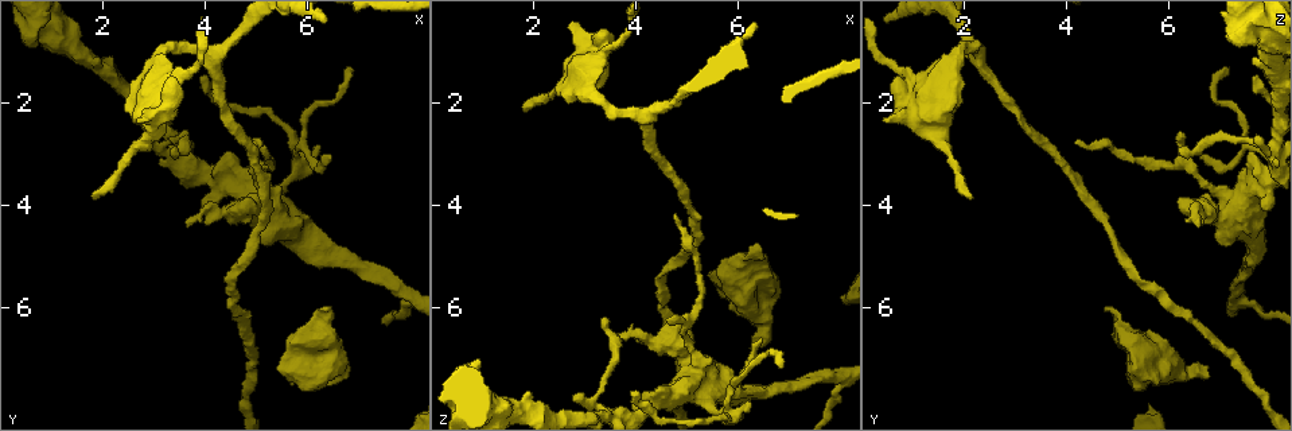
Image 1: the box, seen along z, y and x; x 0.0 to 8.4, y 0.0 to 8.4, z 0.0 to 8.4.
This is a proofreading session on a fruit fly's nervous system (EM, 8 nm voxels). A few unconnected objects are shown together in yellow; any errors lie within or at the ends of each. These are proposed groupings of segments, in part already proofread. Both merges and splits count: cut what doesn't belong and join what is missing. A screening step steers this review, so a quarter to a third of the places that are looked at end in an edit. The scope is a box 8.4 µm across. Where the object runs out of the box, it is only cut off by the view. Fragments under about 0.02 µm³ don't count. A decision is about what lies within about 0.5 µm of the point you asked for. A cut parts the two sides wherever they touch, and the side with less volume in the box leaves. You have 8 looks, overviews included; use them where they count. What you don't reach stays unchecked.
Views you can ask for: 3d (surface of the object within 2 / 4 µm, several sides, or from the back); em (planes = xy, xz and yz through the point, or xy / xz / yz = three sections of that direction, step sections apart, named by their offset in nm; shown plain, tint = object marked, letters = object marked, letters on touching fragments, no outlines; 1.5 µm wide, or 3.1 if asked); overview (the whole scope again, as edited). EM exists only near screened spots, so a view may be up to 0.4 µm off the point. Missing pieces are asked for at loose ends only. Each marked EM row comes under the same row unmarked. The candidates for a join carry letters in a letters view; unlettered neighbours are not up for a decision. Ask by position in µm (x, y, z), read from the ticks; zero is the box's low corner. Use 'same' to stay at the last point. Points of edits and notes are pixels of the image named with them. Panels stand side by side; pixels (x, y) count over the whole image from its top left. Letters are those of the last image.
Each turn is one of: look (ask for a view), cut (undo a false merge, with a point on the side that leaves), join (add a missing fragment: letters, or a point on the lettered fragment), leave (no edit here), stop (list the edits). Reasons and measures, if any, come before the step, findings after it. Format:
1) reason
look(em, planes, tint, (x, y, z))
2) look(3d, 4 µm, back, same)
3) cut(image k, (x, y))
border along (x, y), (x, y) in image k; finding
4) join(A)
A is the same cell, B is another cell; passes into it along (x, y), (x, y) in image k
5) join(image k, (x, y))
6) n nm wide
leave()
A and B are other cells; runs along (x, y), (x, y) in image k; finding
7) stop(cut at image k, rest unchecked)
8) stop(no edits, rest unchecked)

free end
look(em, planes, letters, (3.70, 4.40, 6.60))

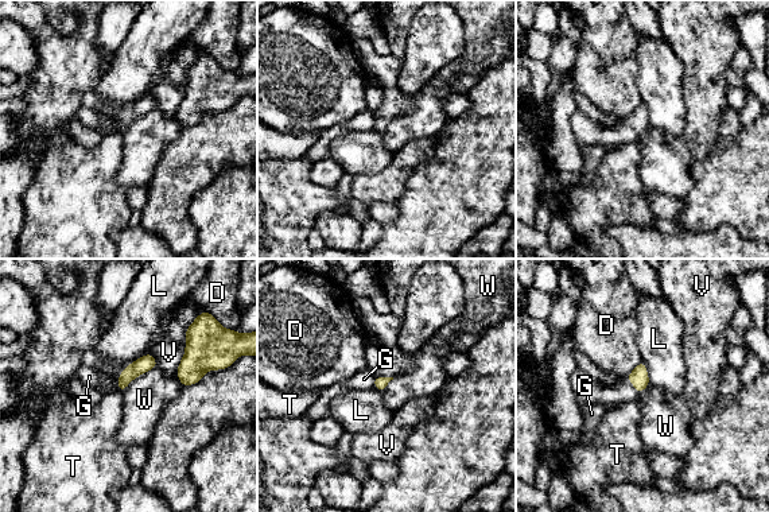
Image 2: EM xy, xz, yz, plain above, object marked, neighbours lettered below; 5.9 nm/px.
leave()
D, G, L, T, V and W are other cells; border along (155, 367), (138, 375), (121, 392) in image 2; no lettered fragment goes on from it

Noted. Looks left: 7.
an open end
look(3d, 4 µm, (6.30, 7.35, 6.75))

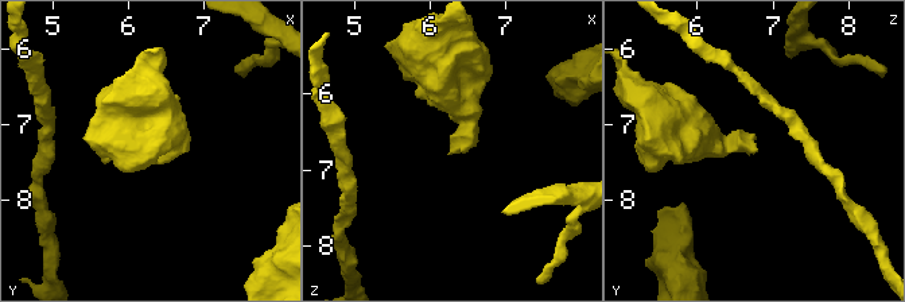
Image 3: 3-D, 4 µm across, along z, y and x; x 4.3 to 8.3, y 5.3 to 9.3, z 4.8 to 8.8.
now the EM
look(em, xy, step 8, letters, (6.30, 7.35, 6.75))

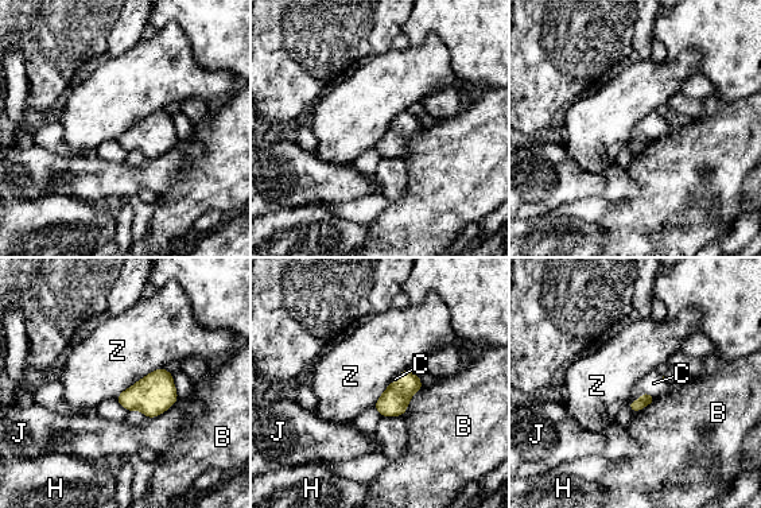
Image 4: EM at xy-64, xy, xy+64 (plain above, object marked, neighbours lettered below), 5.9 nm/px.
join(C)
C is the same cell, B, H, J and Z are other cells; it goes on there

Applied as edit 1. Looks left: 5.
stop(join at image 4, rest unchecked)

